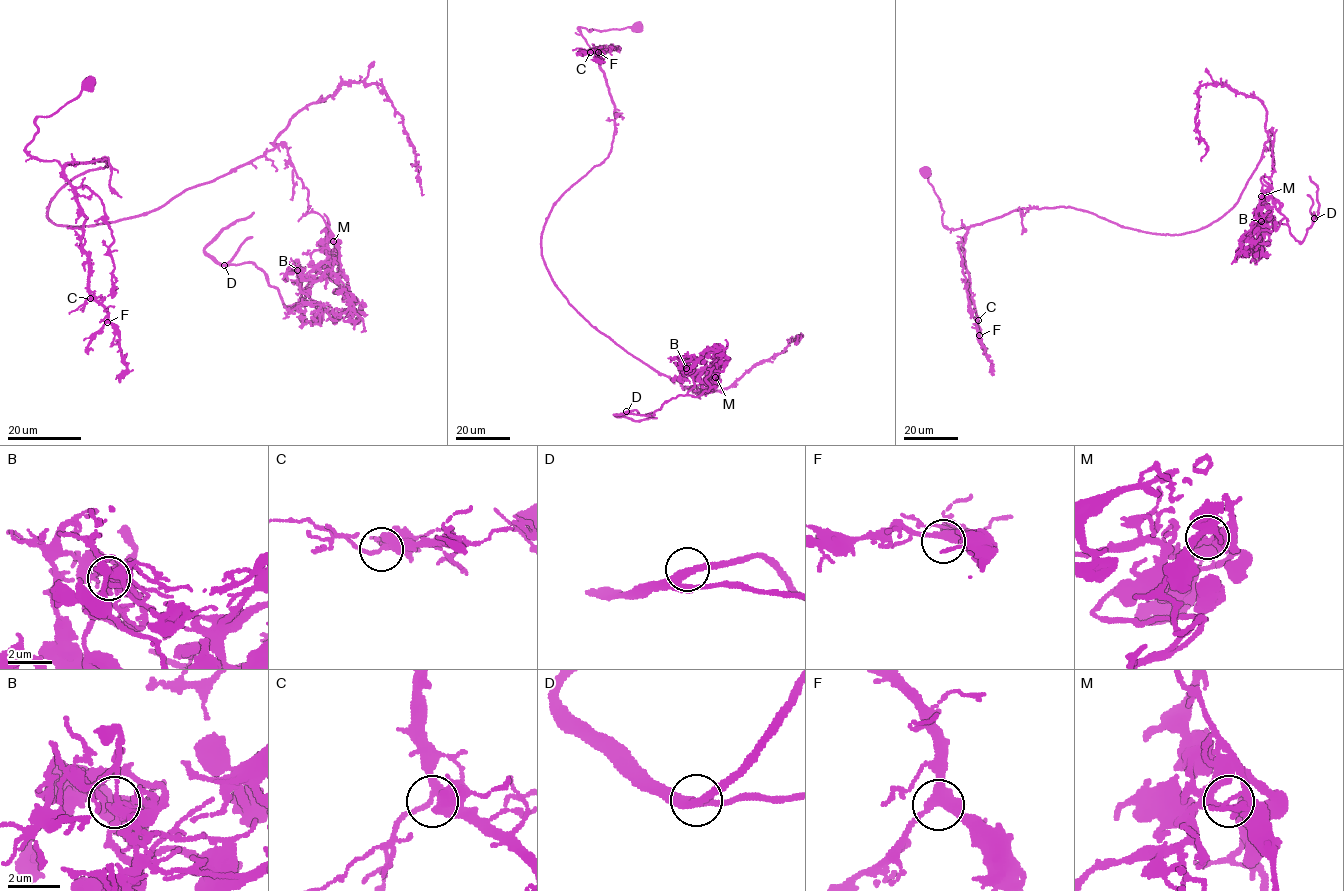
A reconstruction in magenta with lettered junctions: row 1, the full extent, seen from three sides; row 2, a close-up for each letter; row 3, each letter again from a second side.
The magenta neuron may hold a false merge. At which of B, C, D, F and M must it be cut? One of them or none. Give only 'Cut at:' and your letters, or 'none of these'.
Cut at: M

